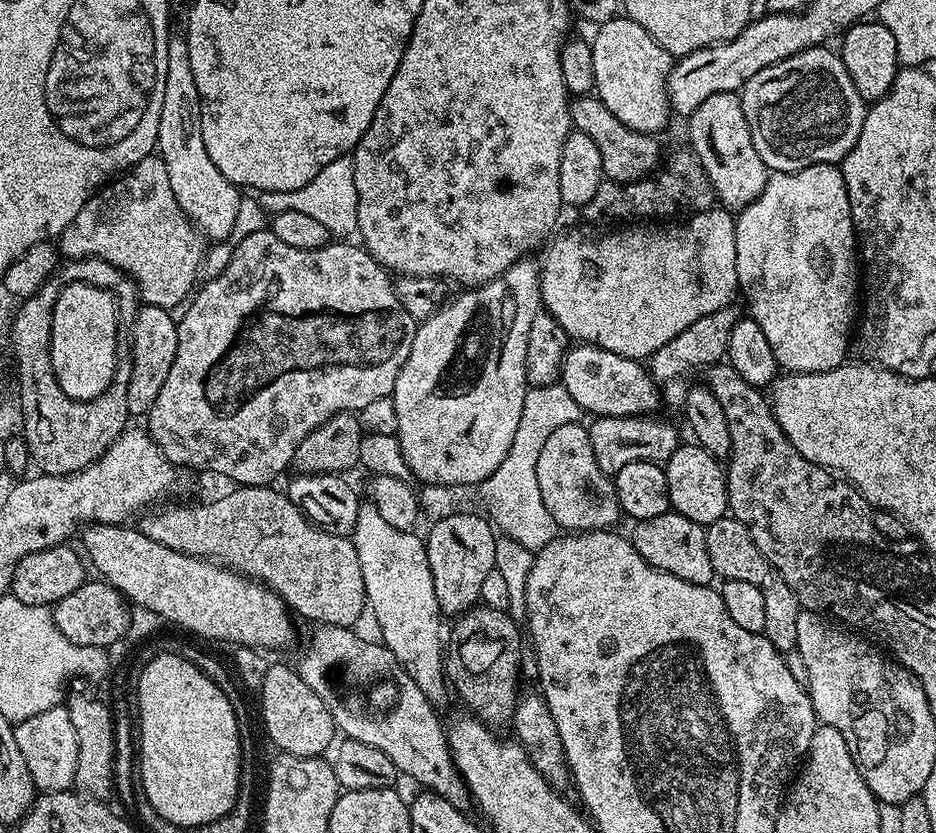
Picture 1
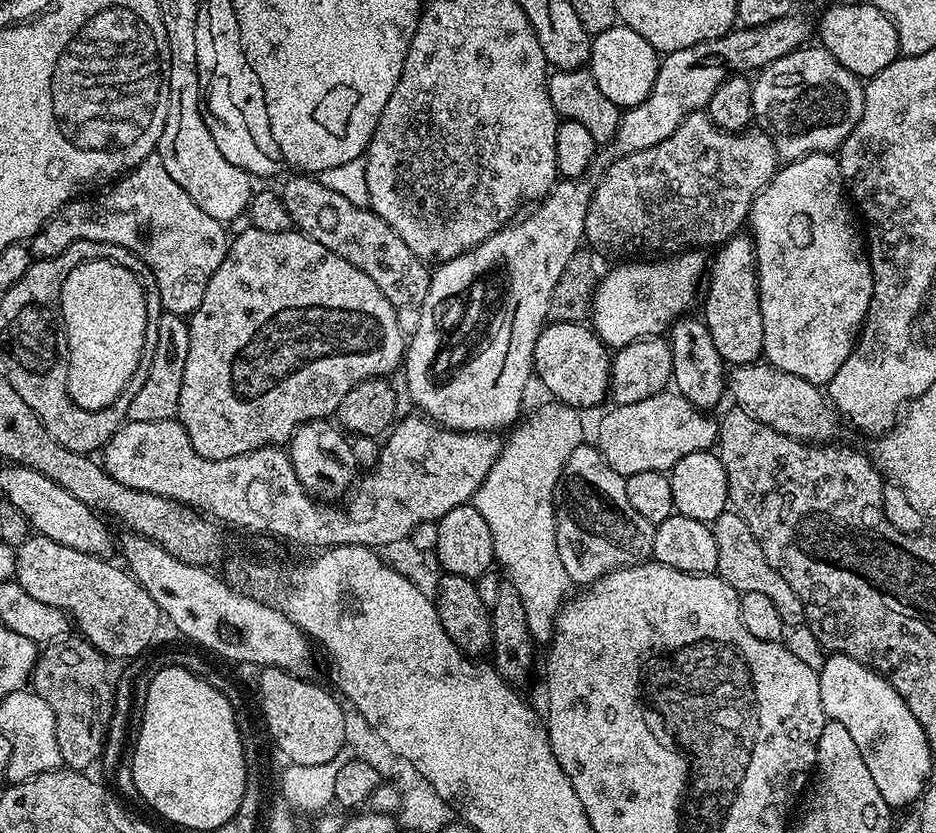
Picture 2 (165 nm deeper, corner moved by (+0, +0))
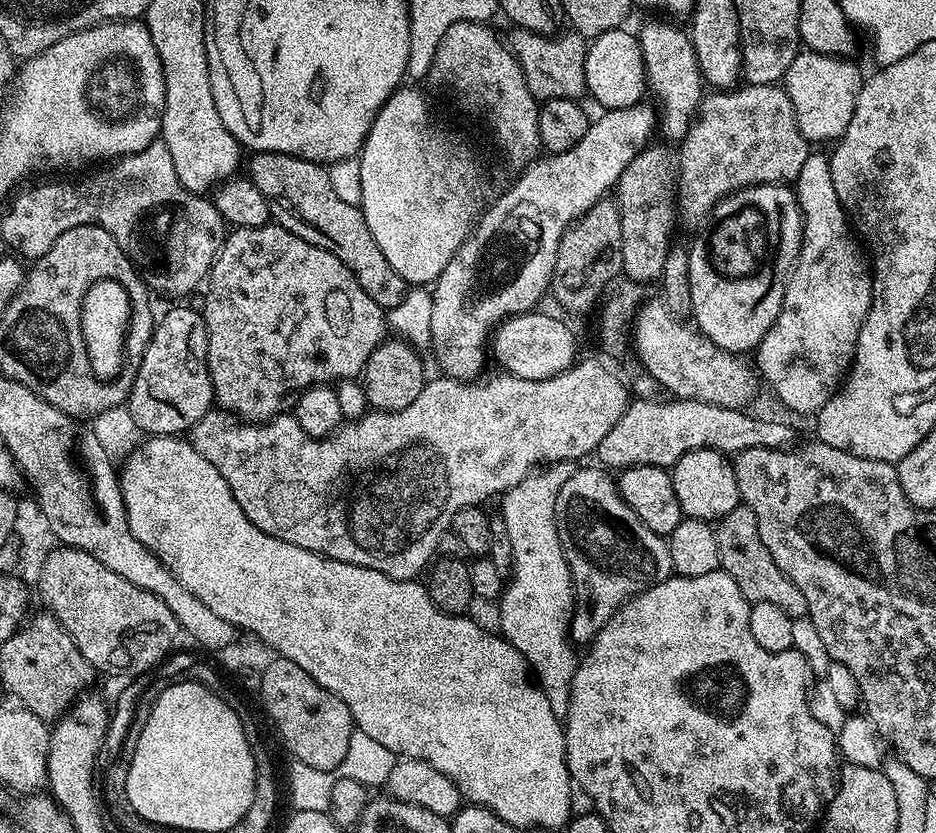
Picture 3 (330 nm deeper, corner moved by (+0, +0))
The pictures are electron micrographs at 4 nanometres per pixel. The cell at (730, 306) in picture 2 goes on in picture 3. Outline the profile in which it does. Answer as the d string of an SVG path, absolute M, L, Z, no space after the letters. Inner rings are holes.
M784 182L739 188L716 203L704 226L704 233L688 248L691 319L695 327L722 350L737 354L751 353L760 347L762 338L778 318L786 283L782 274L791 272L796 254L800 251L802 217L796 193Z

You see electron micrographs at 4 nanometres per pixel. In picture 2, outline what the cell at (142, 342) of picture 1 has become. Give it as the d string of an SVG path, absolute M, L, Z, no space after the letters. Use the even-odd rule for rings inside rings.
M161 311L160 321L156 324L156 341L151 345L154 362L150 362L150 375L146 386L130 402L128 420L131 422L162 422L176 416L178 394L182 394L182 374L186 371L186 354L190 350L190 330L188 320L173 312Z

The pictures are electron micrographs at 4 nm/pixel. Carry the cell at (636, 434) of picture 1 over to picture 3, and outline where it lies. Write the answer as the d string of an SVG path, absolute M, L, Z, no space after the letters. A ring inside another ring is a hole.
M657 398L633 399L628 408L614 422L614 430L602 438L595 455L605 469L623 470L630 466L658 466L671 469L687 452L699 448L713 448L716 452L735 454L747 448L783 448L791 445L798 432L779 423L753 418L738 408L723 408L697 400ZM668 399L668 400L664 400Z

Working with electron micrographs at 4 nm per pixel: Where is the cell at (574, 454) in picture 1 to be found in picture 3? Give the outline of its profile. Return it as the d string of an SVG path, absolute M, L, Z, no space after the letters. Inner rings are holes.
M577 467L554 502L556 529L572 575L574 603L570 636L577 645L587 645L610 622L620 605L638 592L673 575L668 541L654 534L626 506L615 479L603 467Z

